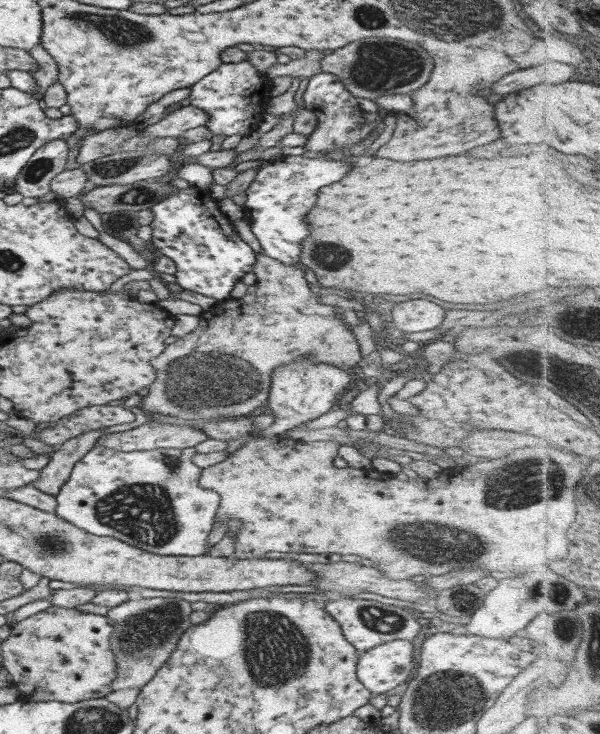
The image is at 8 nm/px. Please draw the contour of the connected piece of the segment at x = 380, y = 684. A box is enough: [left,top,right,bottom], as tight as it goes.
[355,640,415,695]

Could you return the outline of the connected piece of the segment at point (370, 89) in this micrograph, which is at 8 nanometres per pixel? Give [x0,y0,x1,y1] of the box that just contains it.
[319,38,433,100]

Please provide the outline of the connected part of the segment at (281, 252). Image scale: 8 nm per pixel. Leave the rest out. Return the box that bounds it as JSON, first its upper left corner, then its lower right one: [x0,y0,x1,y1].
[243,155,353,264]

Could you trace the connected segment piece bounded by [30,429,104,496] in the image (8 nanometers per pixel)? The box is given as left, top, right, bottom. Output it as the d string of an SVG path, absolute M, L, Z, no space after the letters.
M103 429L90 431L58 446L48 464L40 470L38 480L31 482L30 485L43 494L55 496L69 477L74 464L93 448L103 431Z

